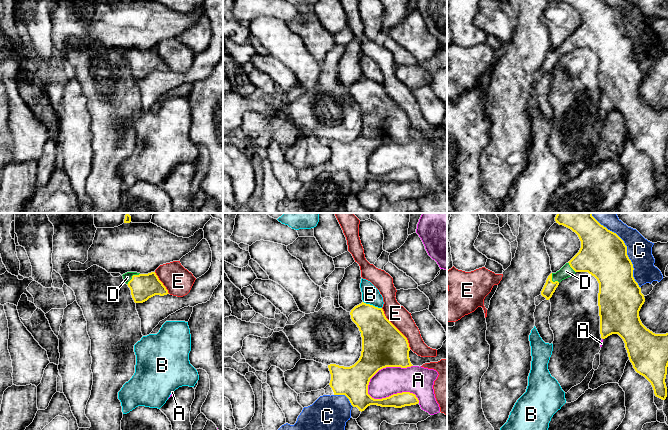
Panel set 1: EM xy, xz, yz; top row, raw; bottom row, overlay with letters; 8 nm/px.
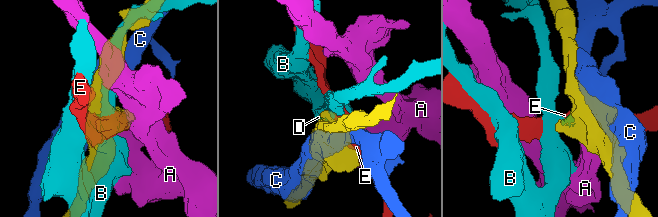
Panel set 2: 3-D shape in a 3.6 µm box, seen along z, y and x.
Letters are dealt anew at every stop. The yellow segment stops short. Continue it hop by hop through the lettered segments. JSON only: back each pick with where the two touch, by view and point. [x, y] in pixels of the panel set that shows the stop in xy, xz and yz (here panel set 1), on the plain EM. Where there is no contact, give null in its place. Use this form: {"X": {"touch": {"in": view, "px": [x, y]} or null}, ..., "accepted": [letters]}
{"D": {"touch": {"in": "xy", "px": [132, 53]}}, "accepted": ["D"]}

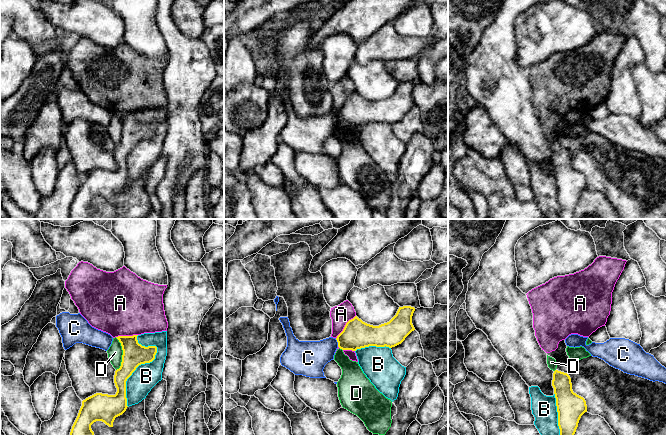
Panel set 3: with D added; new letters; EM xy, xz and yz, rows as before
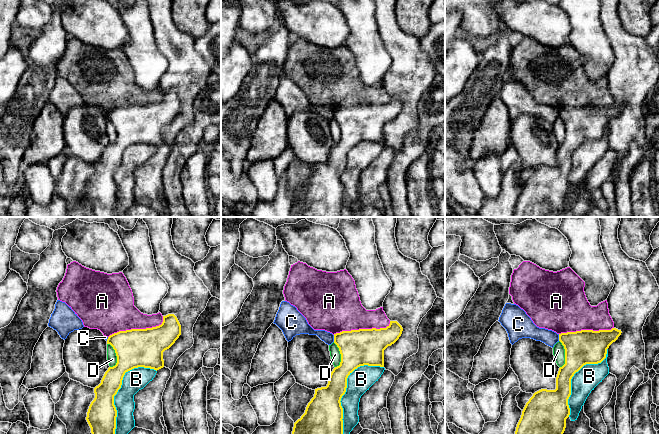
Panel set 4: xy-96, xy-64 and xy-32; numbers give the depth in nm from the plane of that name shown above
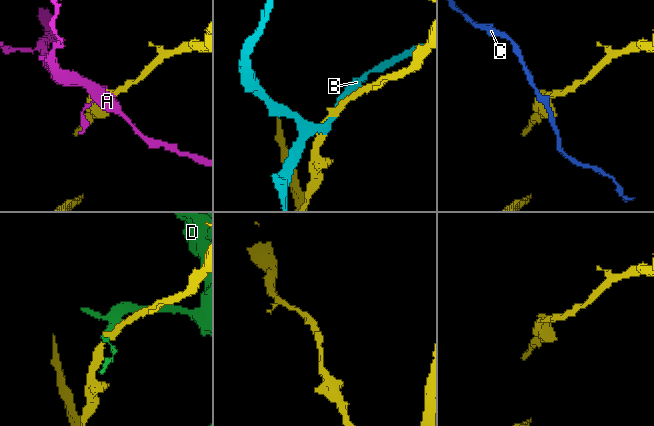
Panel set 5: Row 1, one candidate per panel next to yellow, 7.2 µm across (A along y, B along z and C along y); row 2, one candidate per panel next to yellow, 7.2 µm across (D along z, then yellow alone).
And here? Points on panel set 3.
{"accepted": []}

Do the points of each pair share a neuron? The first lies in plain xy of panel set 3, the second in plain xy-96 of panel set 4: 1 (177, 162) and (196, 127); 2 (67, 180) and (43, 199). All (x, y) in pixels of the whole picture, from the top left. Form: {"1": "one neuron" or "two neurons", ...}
{"1": "two neurons", "2": "two neurons"}

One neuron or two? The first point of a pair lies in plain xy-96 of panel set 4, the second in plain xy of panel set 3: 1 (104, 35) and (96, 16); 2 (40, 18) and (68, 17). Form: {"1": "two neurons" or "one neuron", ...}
{"1": "one neuron", "2": "two neurons"}

